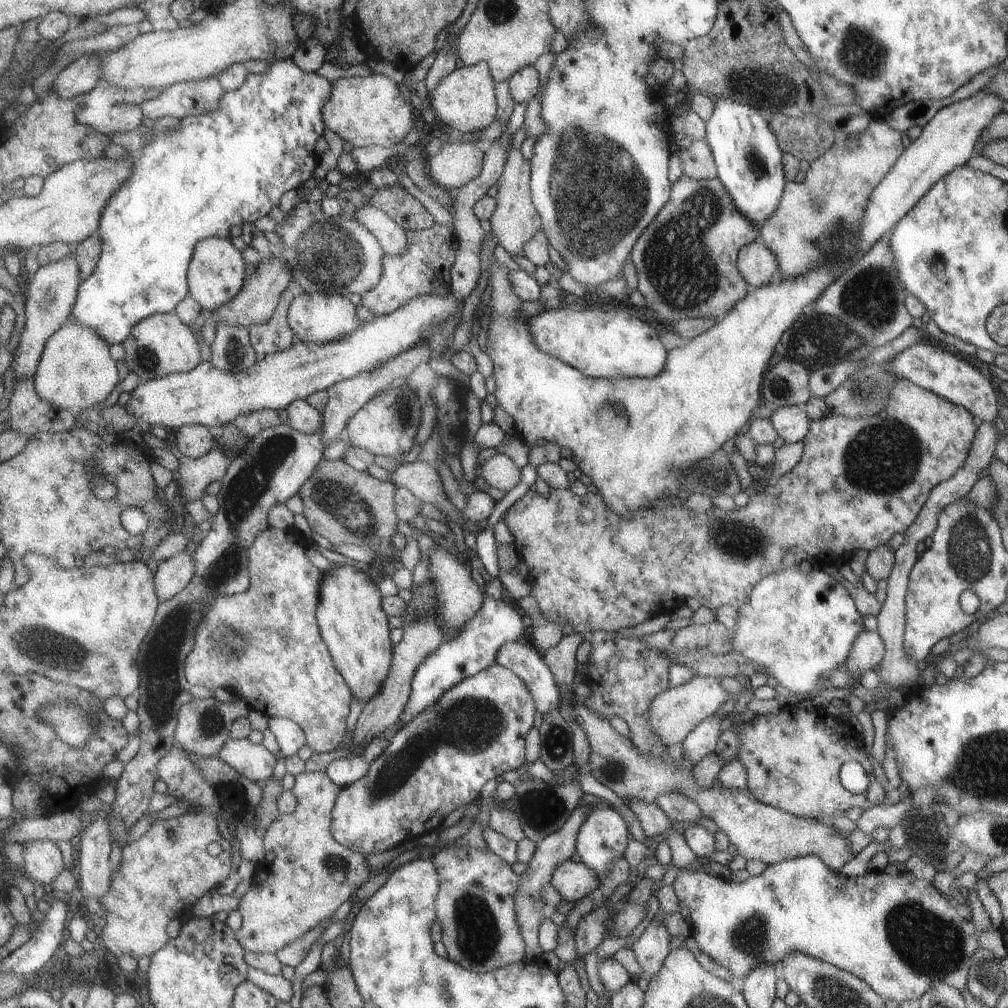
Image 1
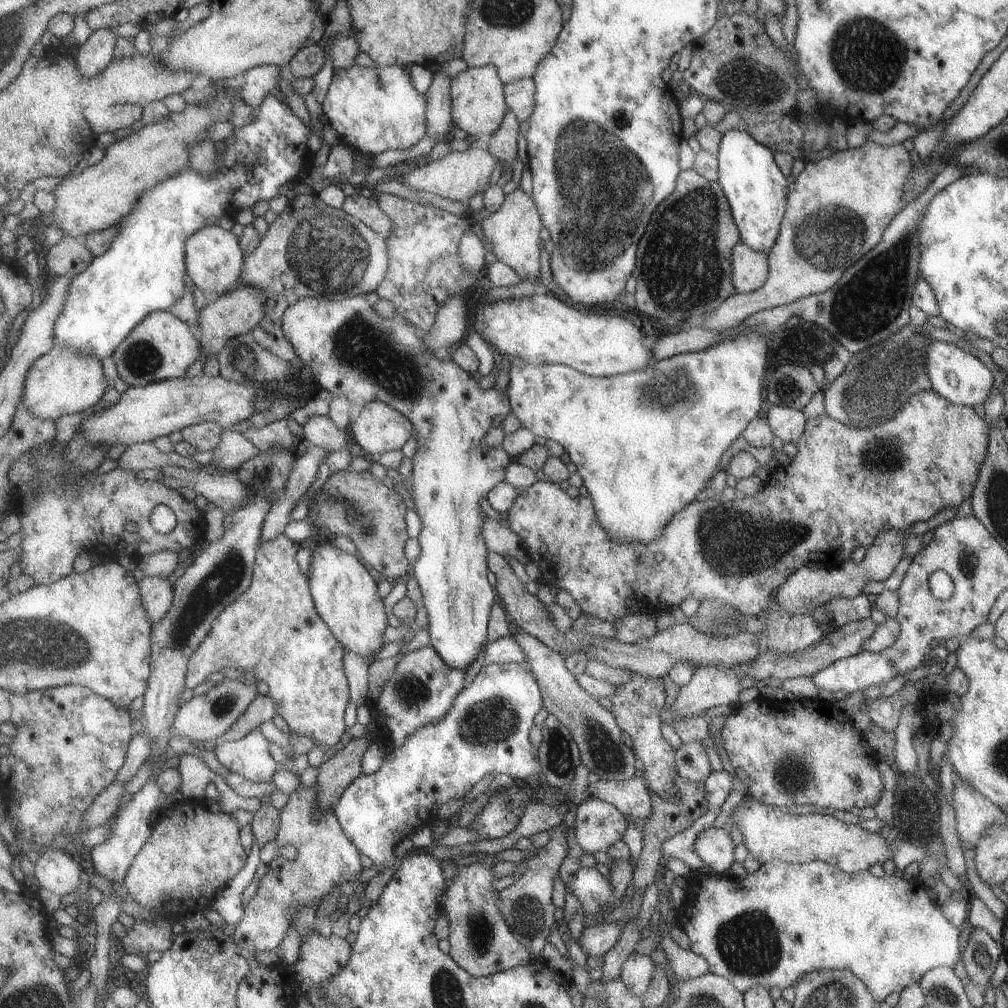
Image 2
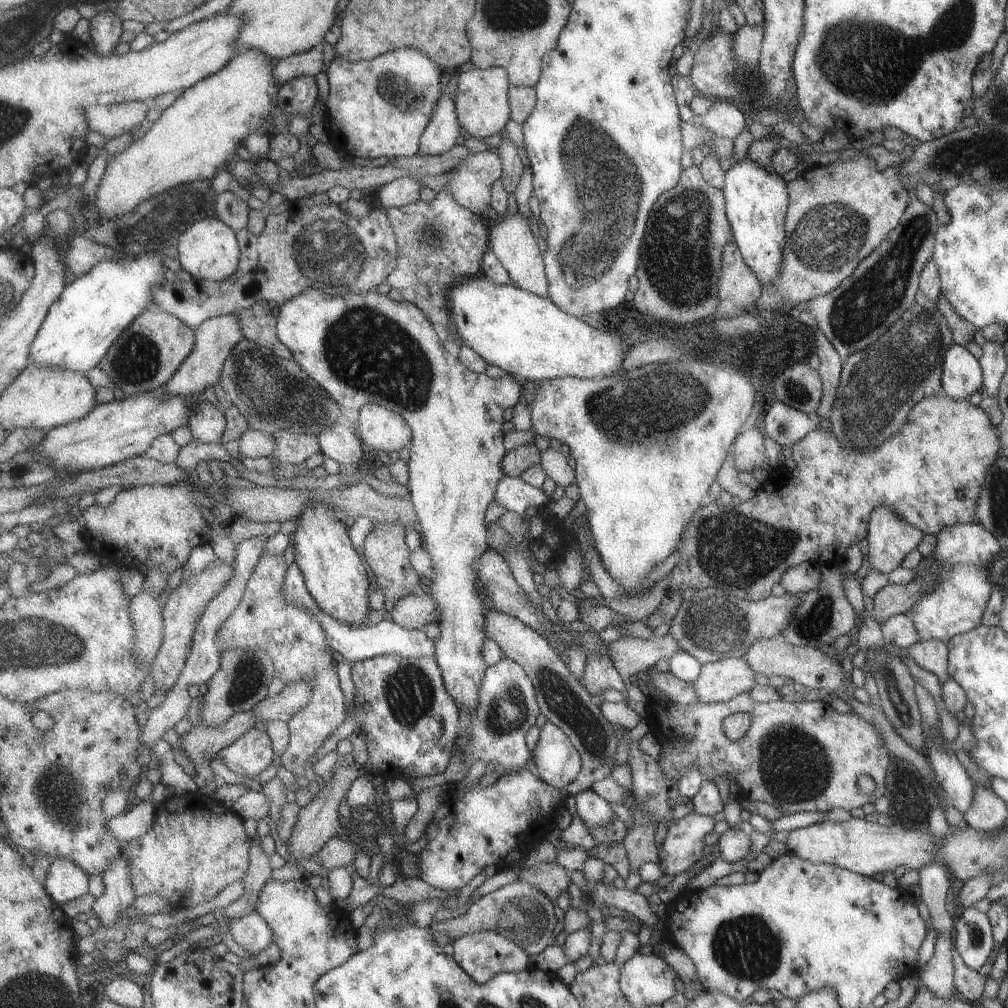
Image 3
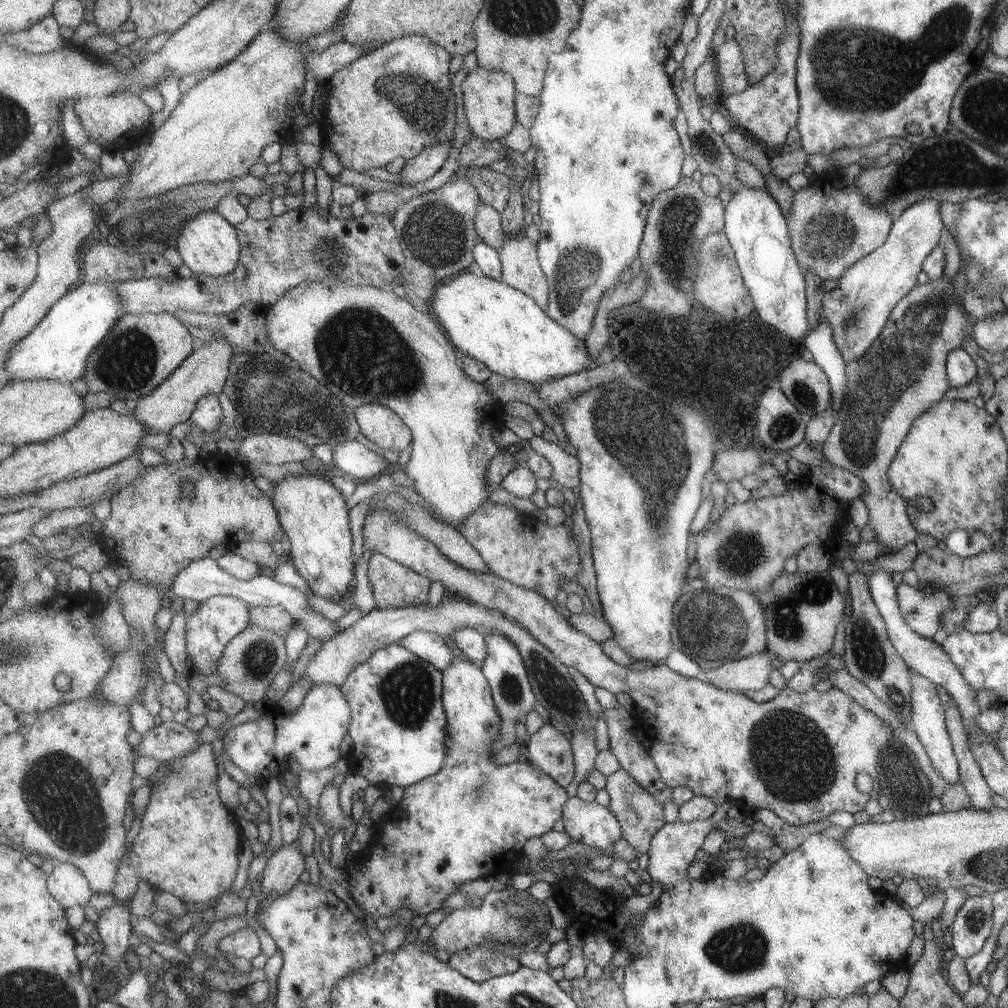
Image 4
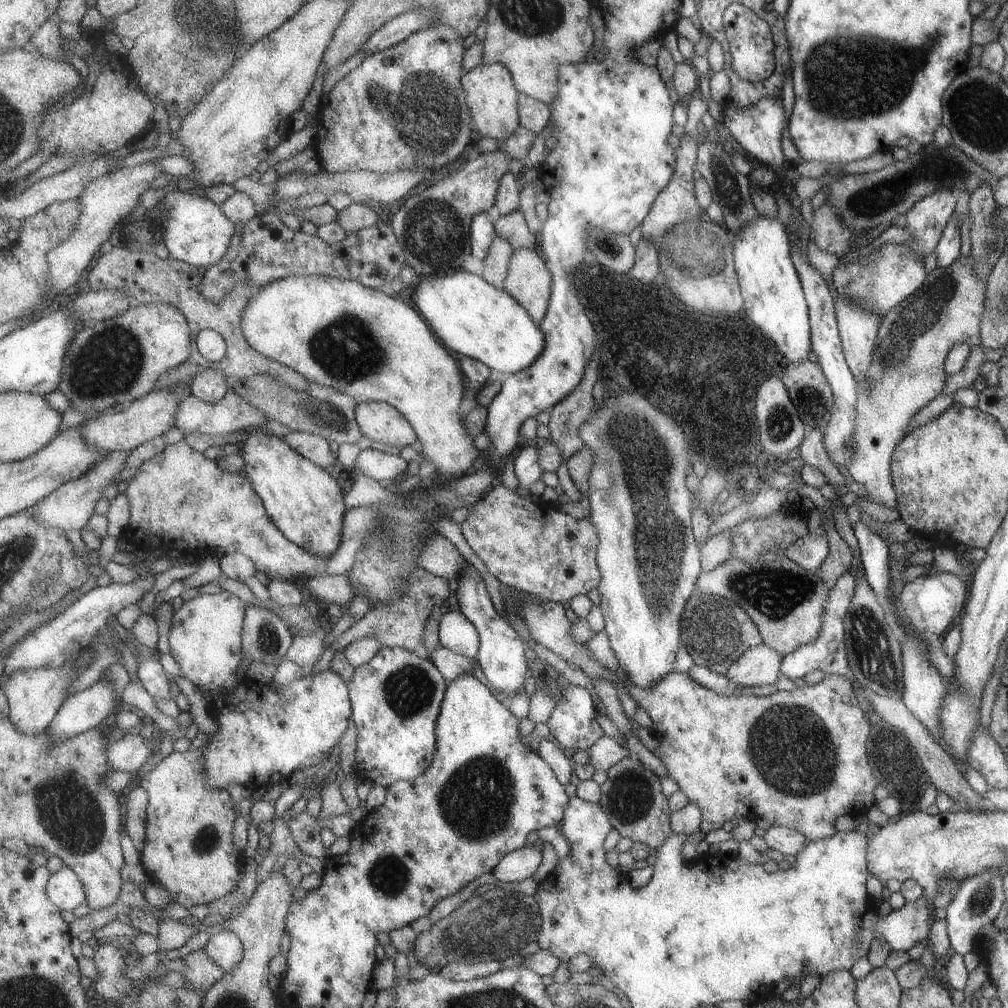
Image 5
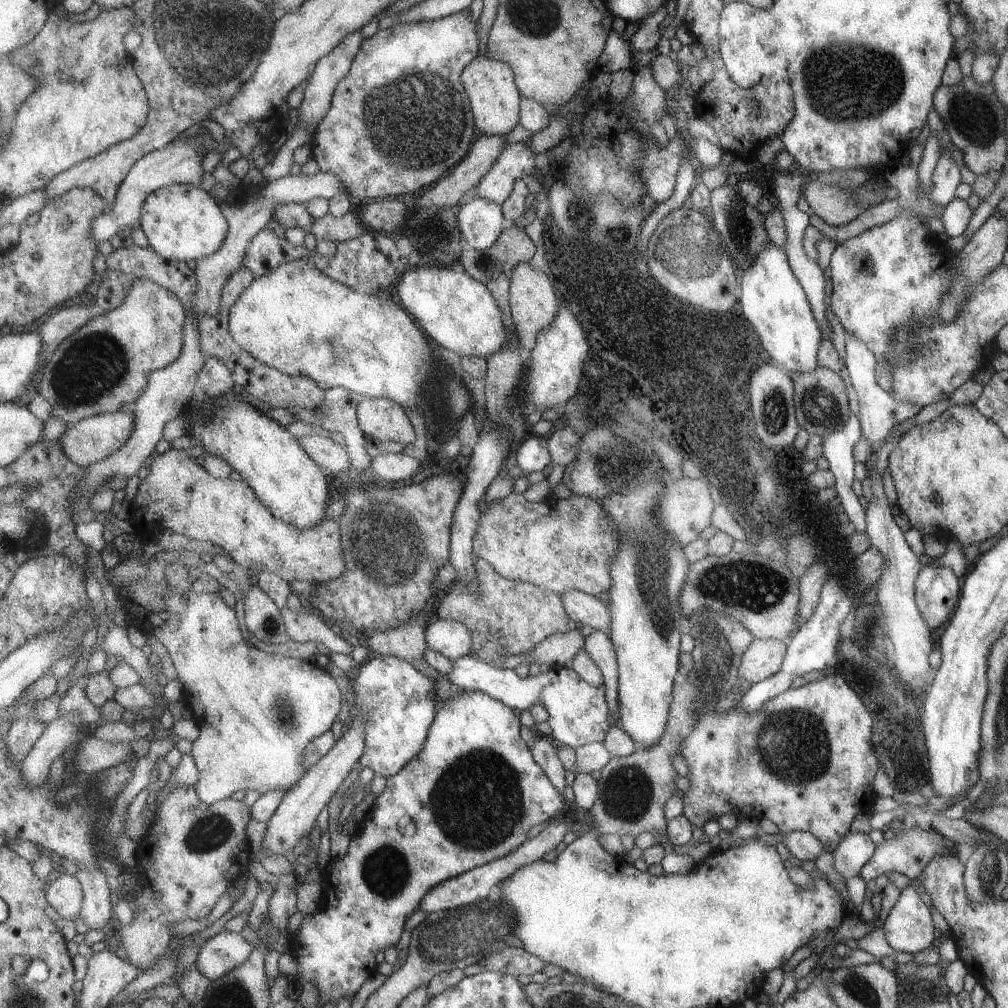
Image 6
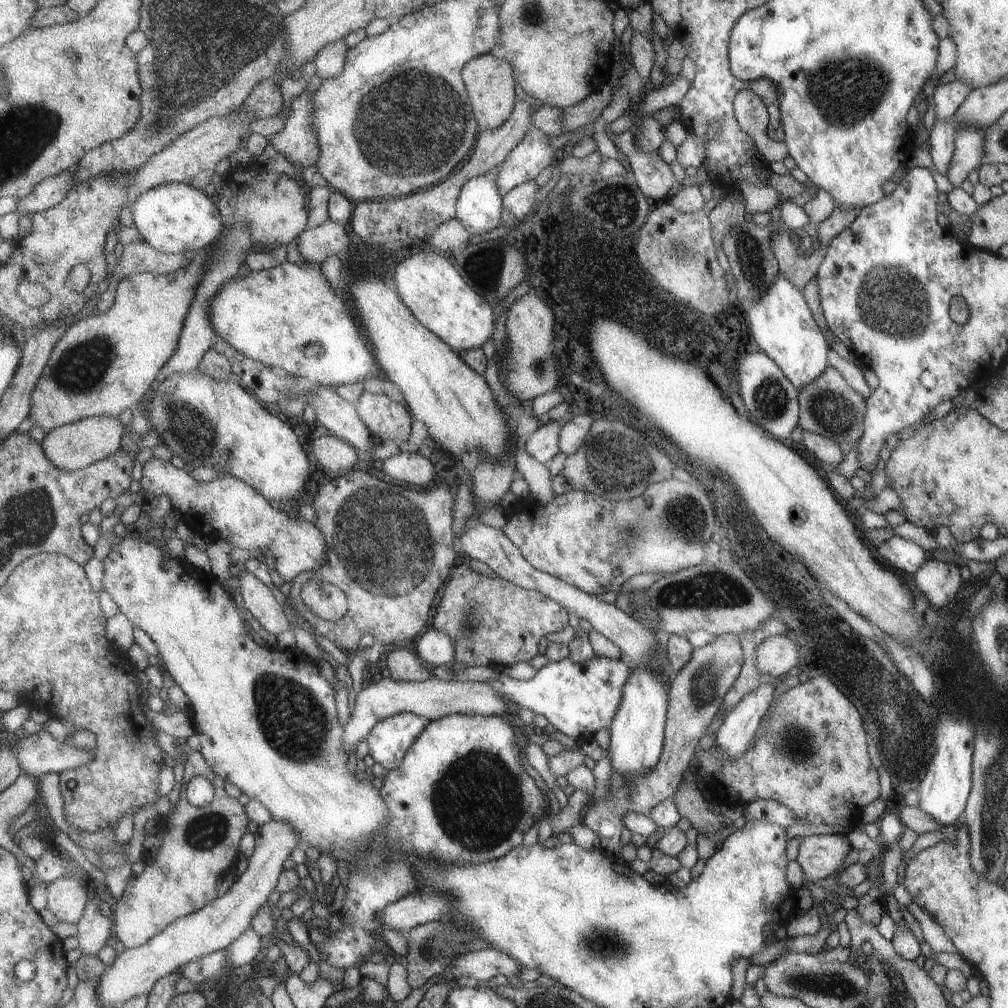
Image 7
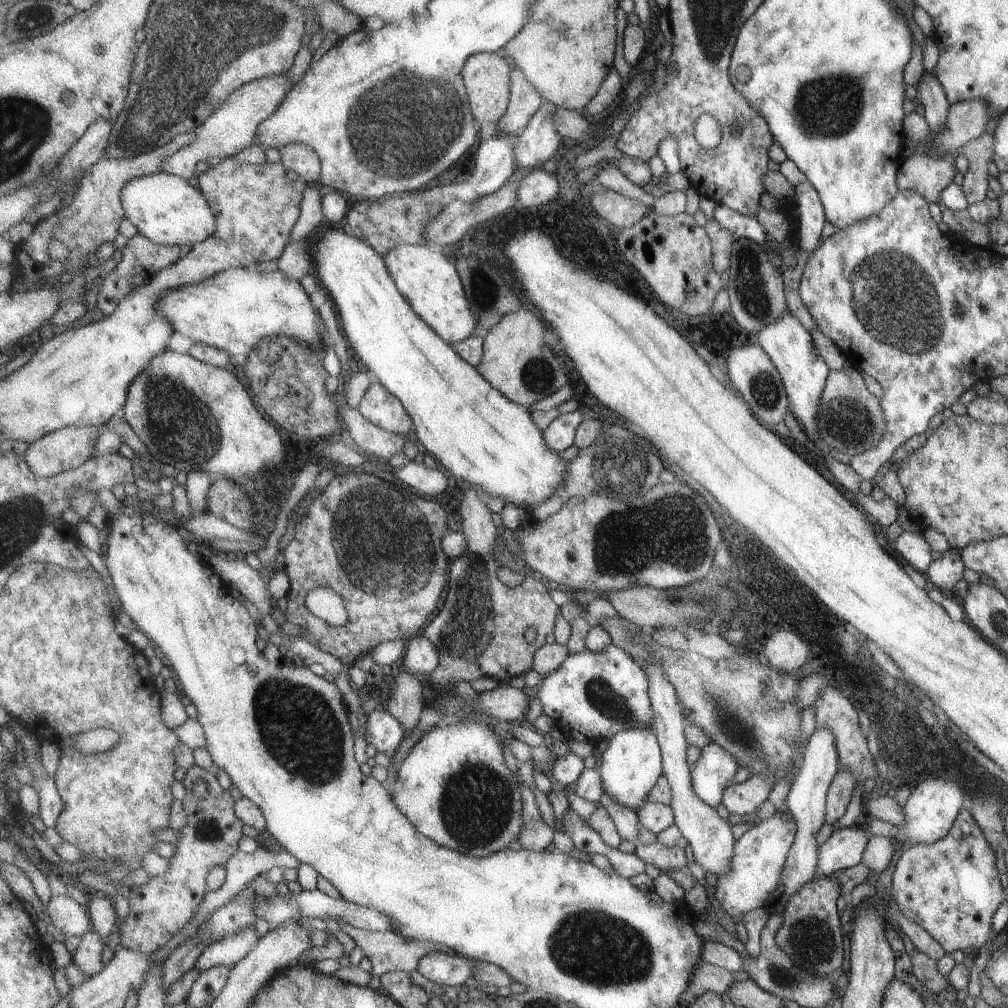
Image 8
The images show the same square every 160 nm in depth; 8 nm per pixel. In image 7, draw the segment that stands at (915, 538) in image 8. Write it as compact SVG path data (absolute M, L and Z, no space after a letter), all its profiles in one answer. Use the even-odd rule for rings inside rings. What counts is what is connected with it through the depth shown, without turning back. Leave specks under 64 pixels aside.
M891 535L887 542L880 543L875 552L892 570L911 576L925 562L925 551L915 542Z

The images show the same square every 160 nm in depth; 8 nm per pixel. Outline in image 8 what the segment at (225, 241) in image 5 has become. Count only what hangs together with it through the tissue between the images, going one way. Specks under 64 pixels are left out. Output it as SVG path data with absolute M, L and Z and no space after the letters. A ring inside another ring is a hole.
M161 171L133 179L126 184L122 199L126 216L137 226L139 233L160 245L194 245L217 230L217 216L204 192L179 175Z

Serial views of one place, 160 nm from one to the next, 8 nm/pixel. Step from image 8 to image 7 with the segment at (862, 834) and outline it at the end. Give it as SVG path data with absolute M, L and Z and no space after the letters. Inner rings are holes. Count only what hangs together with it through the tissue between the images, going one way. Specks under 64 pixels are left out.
M835 833L828 835L812 835L801 838L796 862L802 868L802 874L805 874L805 880L817 884L818 880L827 878L830 874L835 874L837 868L843 864L847 852L851 849L846 835L837 835Z

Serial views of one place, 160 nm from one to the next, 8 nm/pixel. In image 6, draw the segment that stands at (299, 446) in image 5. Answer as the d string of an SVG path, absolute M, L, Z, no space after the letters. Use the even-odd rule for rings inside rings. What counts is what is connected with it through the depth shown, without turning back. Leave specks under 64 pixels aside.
M315 434L300 440L309 456L326 472L337 474L352 466L352 458L347 447L341 446L333 438Z

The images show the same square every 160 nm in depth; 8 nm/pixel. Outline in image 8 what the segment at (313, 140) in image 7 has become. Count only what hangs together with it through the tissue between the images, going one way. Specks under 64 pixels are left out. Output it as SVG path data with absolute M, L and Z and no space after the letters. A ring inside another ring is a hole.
M291 143L279 149L281 162L289 172L302 180L319 184L322 162L314 148L301 143Z

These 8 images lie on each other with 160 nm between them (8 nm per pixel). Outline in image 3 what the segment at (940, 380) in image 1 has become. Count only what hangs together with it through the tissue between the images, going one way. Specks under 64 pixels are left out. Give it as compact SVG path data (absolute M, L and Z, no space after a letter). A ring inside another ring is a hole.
M951 343L942 364L941 393L965 399L982 386L982 365L964 346Z

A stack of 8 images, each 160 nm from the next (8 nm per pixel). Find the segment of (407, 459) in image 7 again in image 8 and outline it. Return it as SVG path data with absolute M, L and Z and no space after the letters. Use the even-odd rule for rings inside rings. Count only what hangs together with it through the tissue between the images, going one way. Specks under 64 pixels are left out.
M409 460L407 465L394 469L394 475L425 496L439 496L449 488L449 480L441 470L436 470L435 467L427 468L413 460Z

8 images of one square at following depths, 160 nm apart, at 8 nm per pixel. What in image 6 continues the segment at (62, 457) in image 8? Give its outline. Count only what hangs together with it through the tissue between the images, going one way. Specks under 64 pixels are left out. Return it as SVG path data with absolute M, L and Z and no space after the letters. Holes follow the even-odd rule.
M130 408L125 412L101 413L80 420L77 424L68 426L59 439L67 456L79 466L87 468L89 465L98 463L123 448L131 438L135 427L136 414Z

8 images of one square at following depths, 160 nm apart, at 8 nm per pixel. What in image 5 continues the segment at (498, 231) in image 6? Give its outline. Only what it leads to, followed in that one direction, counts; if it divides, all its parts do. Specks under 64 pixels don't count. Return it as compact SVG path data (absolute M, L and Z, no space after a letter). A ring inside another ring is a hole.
M481 211L473 219L471 227L472 254L481 261L487 258L491 245L498 236L496 216L495 211Z

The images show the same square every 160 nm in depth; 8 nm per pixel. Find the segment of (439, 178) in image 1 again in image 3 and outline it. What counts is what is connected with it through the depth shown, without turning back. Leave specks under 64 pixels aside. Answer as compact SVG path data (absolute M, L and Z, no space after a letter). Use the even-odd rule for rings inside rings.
M487 148L485 151L467 155L458 167L449 173L451 175L444 188L452 192L459 204L481 215L482 212L492 206L492 188L503 176L502 156L497 151ZM401 177L383 185L377 190L383 207L390 209L415 202L421 198L419 188L423 187L416 177Z

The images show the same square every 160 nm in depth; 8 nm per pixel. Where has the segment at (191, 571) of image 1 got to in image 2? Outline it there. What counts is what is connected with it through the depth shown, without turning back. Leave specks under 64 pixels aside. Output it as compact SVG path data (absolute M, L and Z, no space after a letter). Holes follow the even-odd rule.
M145 577L140 582L143 606L152 624L157 624L173 604L175 582L163 577Z

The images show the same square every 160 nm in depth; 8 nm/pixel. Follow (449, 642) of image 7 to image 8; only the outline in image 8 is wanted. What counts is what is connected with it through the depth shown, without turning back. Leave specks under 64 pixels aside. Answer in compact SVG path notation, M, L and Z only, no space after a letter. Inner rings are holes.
M415 636L407 647L402 667L411 674L431 674L439 666L440 652L426 636Z

